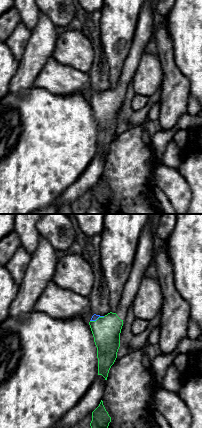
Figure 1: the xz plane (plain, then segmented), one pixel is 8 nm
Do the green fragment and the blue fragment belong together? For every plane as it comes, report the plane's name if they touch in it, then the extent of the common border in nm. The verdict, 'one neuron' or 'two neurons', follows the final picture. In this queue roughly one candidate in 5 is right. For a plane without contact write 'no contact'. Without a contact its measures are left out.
meets green in xz; contact 130 nm long

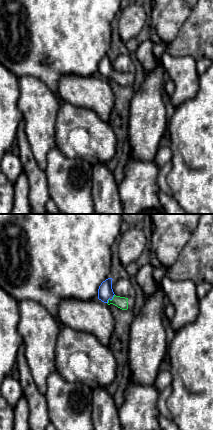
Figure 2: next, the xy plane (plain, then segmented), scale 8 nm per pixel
meets green in xy; contact 100 nm long

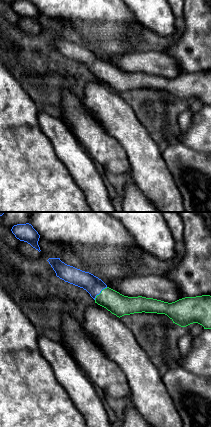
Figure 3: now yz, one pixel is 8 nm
meets green in yz; contact 150 nm long

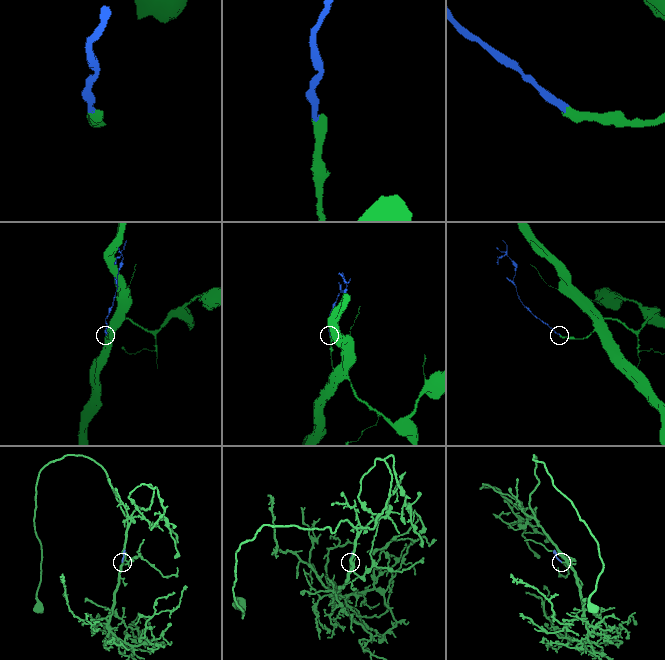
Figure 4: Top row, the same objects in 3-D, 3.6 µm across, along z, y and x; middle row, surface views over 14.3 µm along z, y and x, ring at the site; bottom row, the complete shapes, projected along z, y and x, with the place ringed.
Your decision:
one neuron

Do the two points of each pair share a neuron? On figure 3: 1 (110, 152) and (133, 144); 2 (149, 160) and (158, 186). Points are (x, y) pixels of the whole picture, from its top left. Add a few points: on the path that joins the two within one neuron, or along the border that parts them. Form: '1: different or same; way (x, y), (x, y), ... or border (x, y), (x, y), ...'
1: different; border (106, 131), (124, 150), (131, 169)
2: same; way (149, 166), (149, 171), (155, 180)

